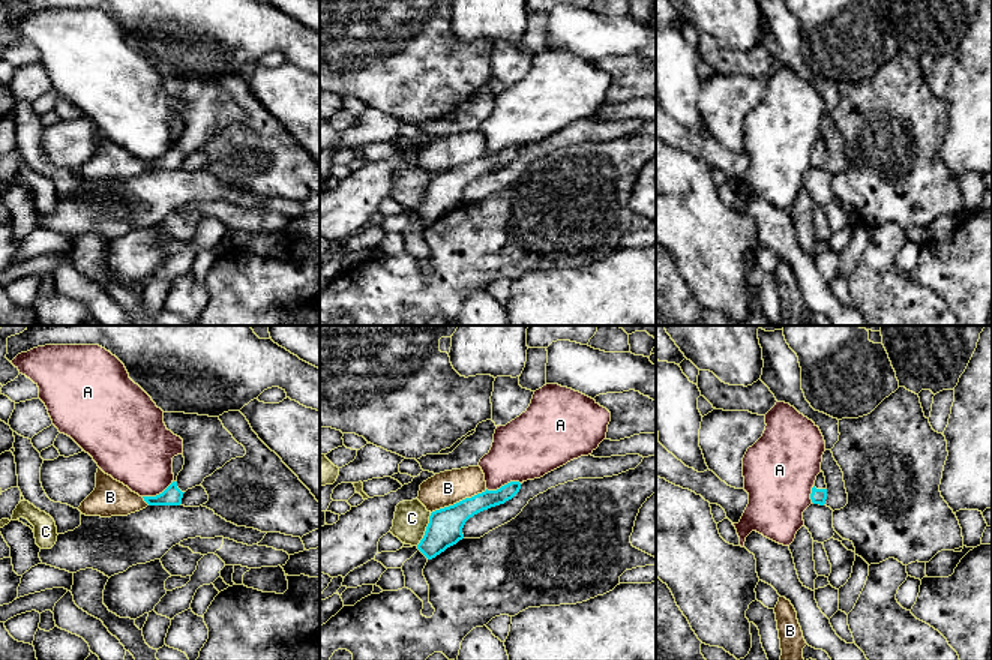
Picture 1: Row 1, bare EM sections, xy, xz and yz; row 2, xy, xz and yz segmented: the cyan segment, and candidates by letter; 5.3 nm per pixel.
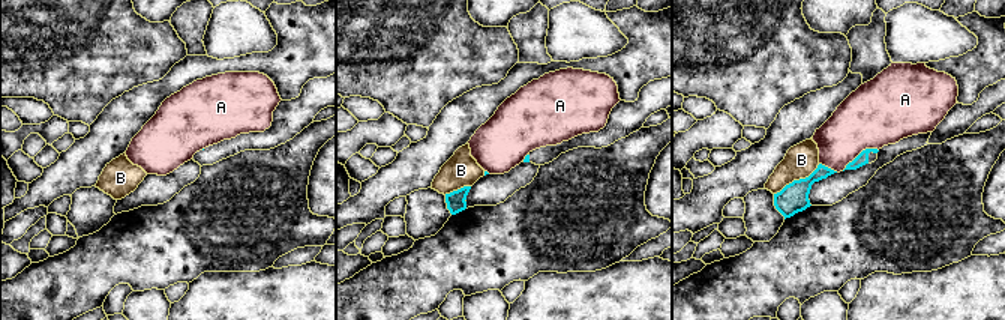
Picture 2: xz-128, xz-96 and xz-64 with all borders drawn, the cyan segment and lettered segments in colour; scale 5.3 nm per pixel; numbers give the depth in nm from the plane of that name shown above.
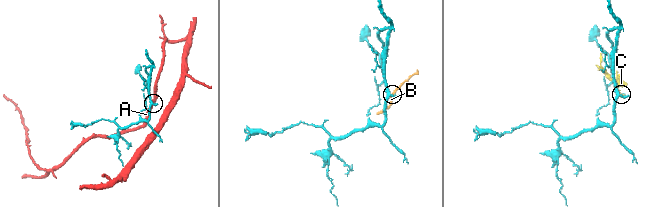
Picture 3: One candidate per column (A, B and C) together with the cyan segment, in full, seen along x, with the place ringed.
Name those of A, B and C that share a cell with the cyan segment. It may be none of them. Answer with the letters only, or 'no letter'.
no letter

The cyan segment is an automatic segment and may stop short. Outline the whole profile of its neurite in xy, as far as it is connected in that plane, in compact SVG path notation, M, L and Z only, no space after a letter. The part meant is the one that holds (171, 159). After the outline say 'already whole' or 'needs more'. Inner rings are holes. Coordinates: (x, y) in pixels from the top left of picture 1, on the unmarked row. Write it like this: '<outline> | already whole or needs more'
M164 76L168 94L183 104L185 129L162 158L143 160L149 170L180 170L188 153L201 150L206 141L236 122L243 122L246 114L224 92L219 81Z | needs more

